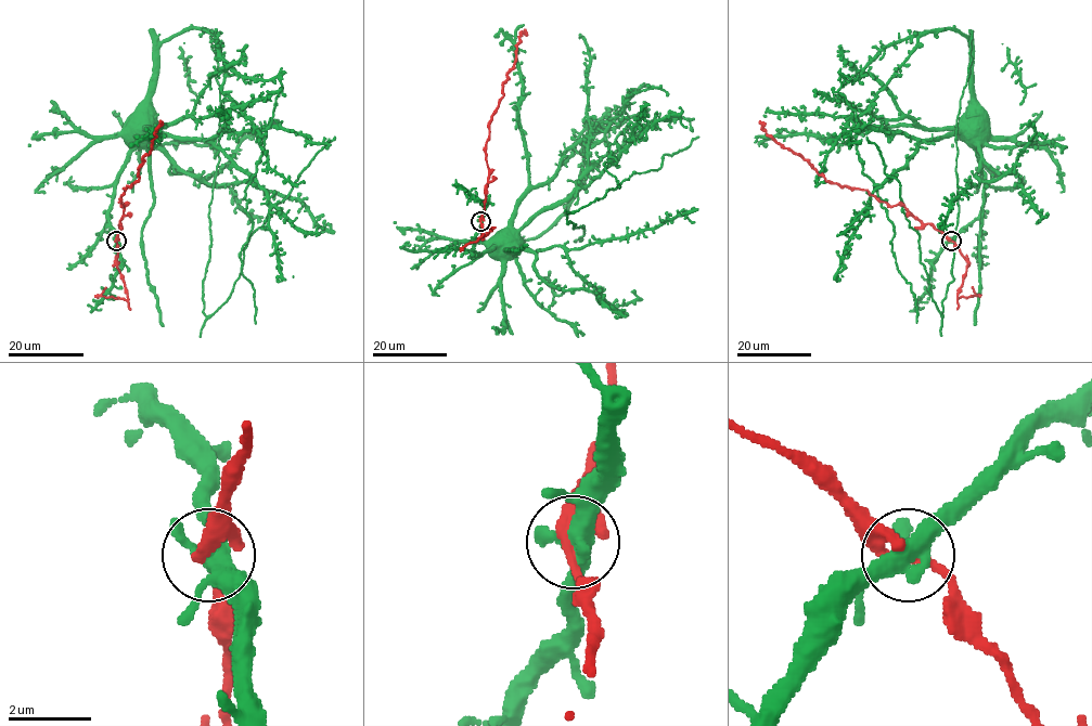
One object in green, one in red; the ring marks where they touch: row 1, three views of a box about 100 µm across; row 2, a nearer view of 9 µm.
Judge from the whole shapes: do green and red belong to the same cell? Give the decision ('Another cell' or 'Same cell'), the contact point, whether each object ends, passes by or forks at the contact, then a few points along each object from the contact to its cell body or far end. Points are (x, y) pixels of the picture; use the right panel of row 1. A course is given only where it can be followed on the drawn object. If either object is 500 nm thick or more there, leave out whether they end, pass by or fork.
Another cell. Place: (951, 241). At the ring green passes by. At the ring red passes by. Course of green: (950, 241), (979, 216), (984, 203), (977, 121). Course of red: (950, 241), (902, 206), (889, 206), (864, 189), (829, 182), (771, 138), (759, 121)

